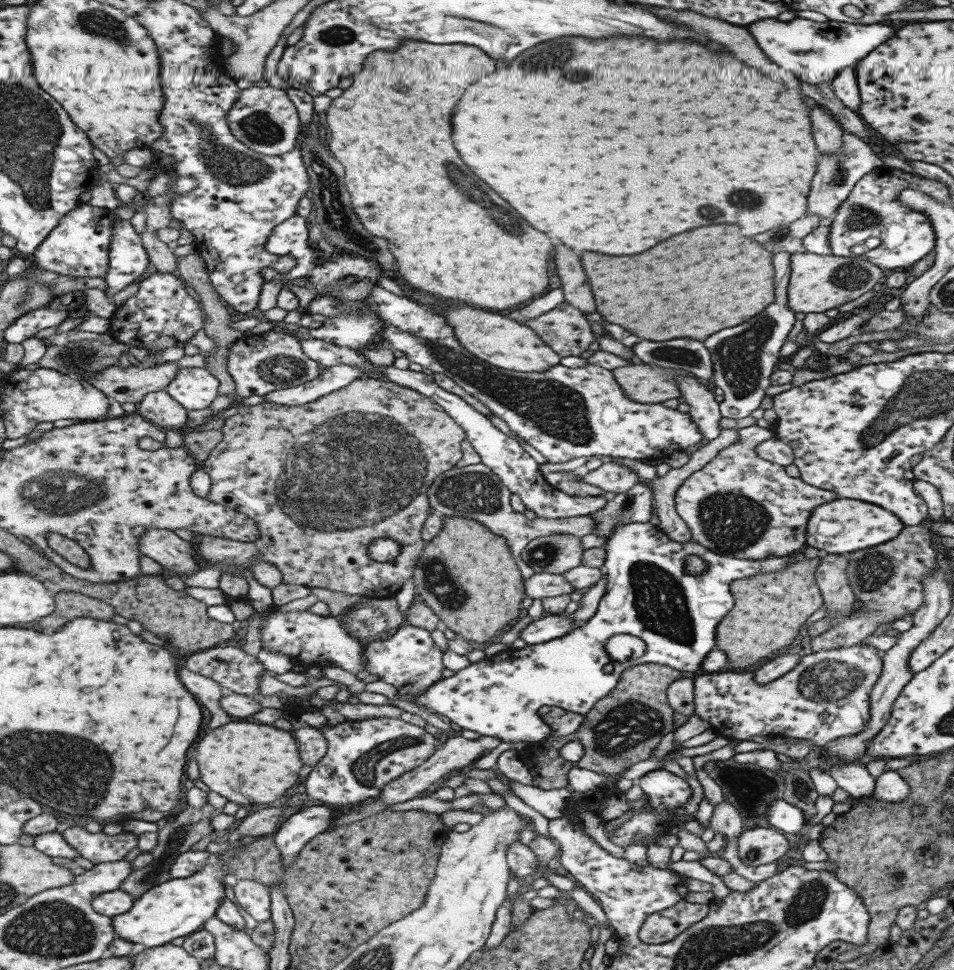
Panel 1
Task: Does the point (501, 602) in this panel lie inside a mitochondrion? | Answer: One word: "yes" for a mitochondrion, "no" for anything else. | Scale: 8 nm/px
no

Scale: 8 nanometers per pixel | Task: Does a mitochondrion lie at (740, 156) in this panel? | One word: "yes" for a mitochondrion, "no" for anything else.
no

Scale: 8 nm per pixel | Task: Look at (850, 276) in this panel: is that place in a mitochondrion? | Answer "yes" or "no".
yes

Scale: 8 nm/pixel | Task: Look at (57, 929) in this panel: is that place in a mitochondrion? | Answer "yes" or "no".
yes

